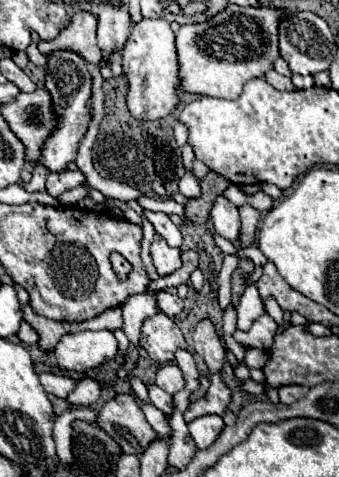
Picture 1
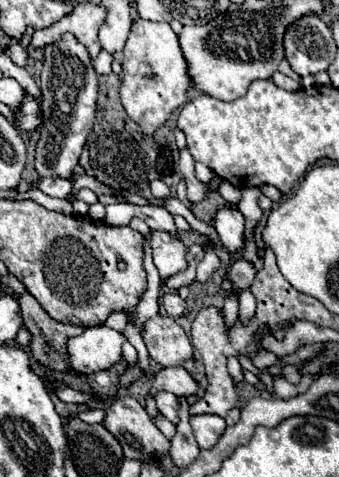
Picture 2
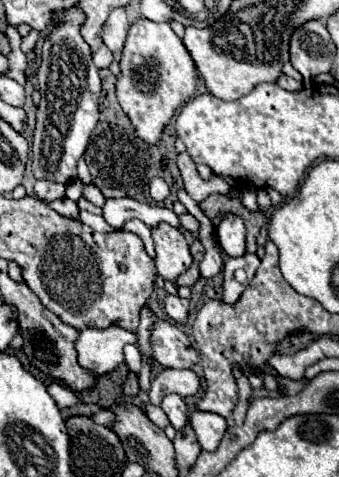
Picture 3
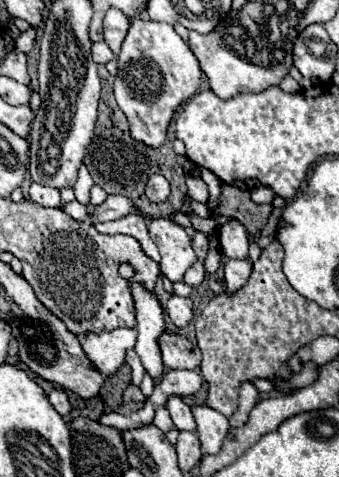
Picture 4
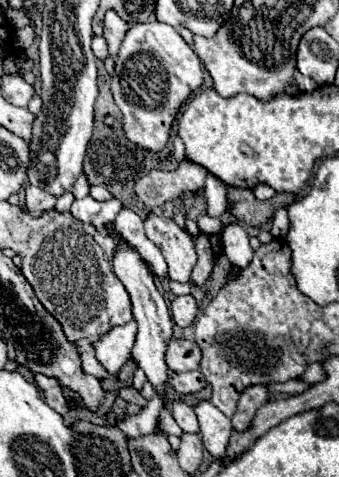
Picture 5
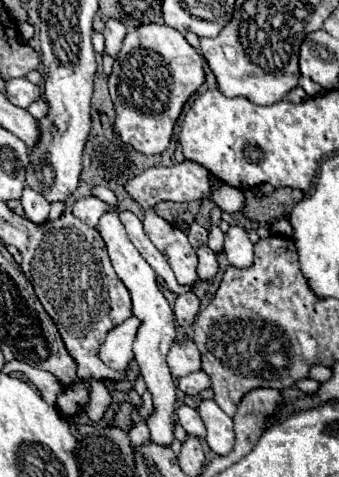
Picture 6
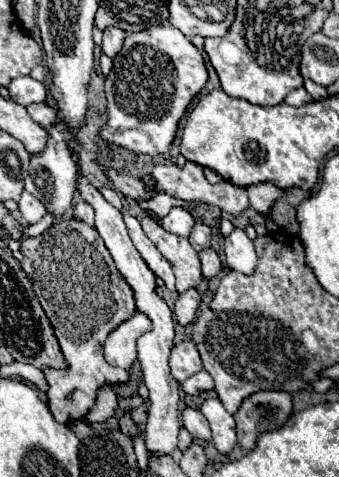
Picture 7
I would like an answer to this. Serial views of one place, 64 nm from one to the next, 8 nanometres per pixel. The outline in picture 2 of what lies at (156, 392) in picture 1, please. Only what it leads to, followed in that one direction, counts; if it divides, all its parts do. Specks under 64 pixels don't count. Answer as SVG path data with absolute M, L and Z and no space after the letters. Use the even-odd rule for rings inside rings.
M162 390L162 392L158 392L158 394L154 396L154 400L156 400L158 410L160 410L172 424L176 424L176 422L178 422L178 402L176 402L176 396Z

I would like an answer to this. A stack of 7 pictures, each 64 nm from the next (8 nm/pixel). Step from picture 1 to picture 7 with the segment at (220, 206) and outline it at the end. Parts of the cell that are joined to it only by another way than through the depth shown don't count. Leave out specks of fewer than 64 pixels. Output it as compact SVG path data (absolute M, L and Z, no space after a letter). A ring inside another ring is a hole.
M234 228L234 232L224 238L224 246L226 246L226 262L230 270L238 270L244 274L254 272L256 268L254 244L242 228Z

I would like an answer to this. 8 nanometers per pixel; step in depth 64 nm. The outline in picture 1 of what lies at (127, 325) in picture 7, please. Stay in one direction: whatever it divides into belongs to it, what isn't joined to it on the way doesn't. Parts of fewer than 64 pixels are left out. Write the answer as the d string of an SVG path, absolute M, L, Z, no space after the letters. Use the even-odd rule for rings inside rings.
M84 330L74 334L64 334L56 344L52 356L58 368L72 372L86 372L100 366L104 360L114 358L118 342L110 330Z

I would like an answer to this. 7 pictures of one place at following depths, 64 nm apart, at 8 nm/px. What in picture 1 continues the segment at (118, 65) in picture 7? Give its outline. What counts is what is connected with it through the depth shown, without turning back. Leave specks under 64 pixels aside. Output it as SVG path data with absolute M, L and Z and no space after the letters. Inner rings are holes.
M144 18L132 26L132 34L122 50L124 74L128 78L128 108L138 120L158 120L168 116L178 104L178 60L174 32L166 20Z

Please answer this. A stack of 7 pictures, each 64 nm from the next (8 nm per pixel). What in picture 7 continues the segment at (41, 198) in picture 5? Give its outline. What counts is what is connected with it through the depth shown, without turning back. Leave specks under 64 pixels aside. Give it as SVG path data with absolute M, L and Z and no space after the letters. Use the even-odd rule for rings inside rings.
M26 190L22 192L22 198L20 198L18 206L20 206L20 212L22 212L22 216L24 216L24 220L26 220L28 224L40 222L42 216L46 214L44 204L42 204L34 194L30 194L30 192L26 192Z

